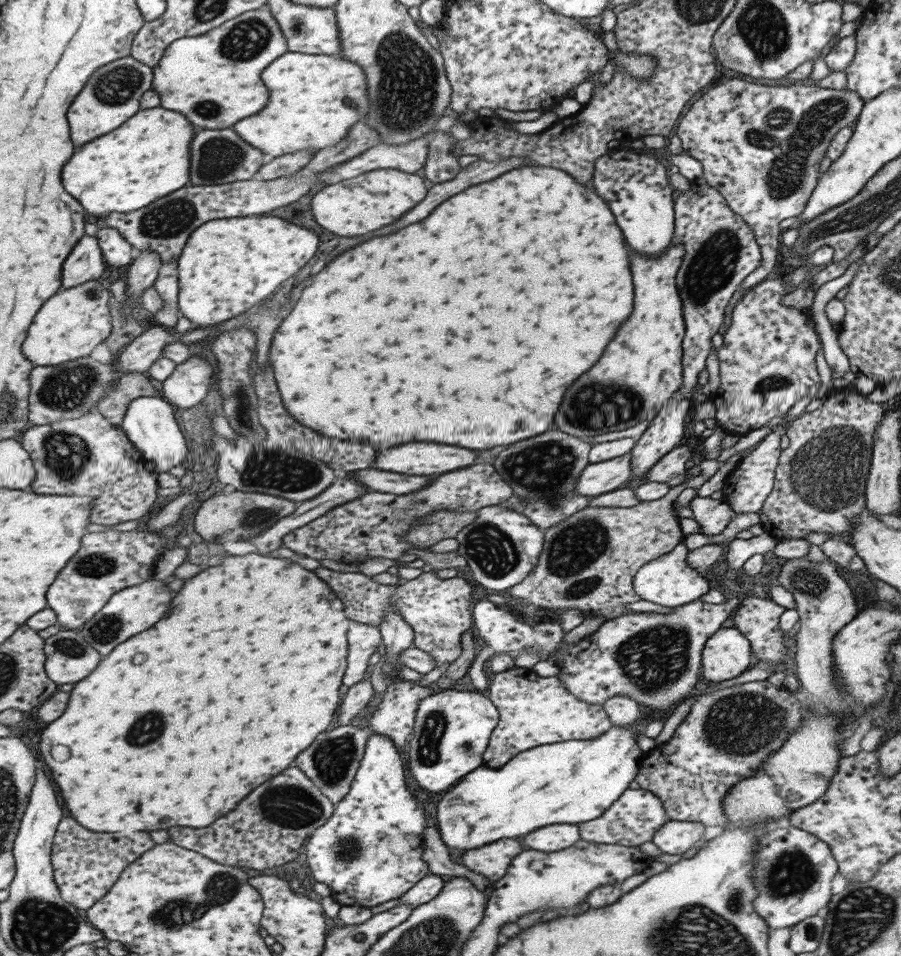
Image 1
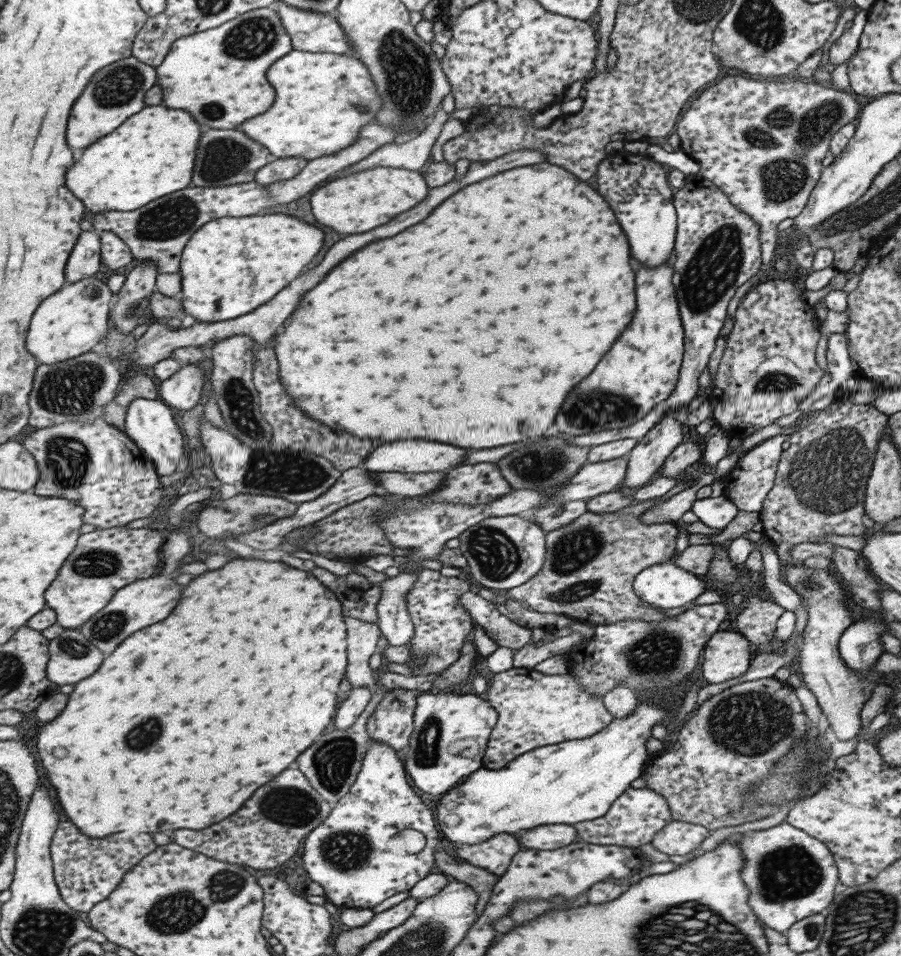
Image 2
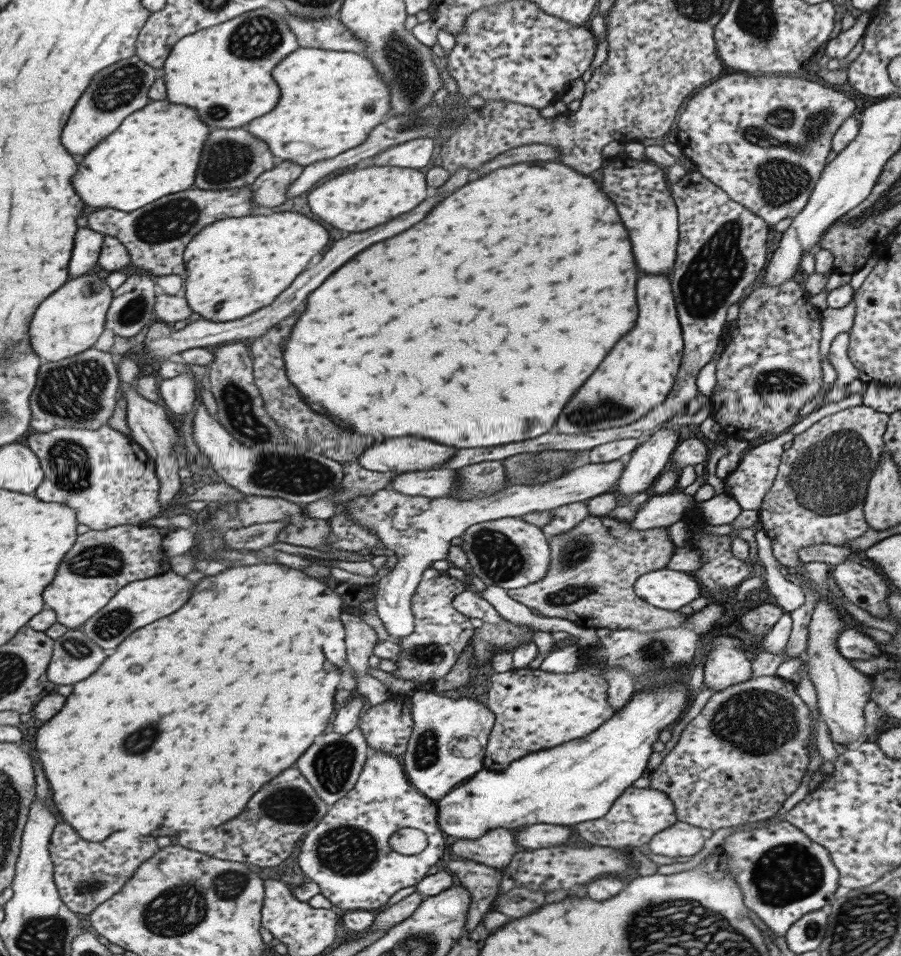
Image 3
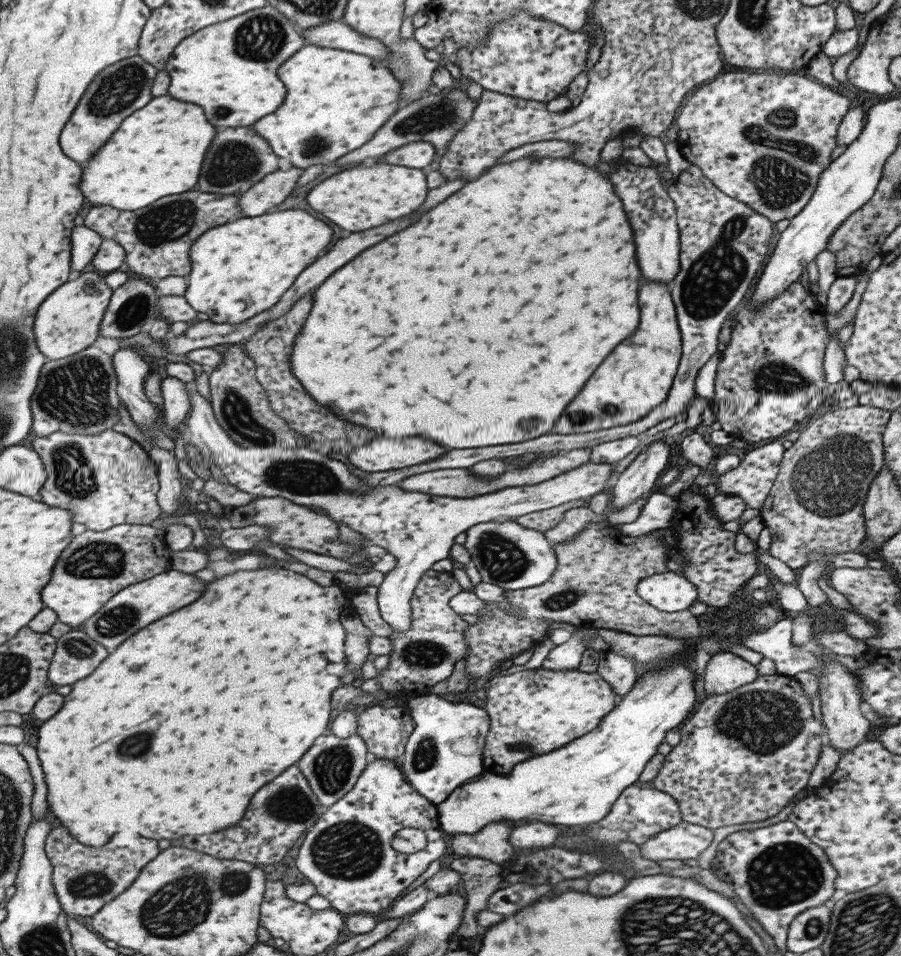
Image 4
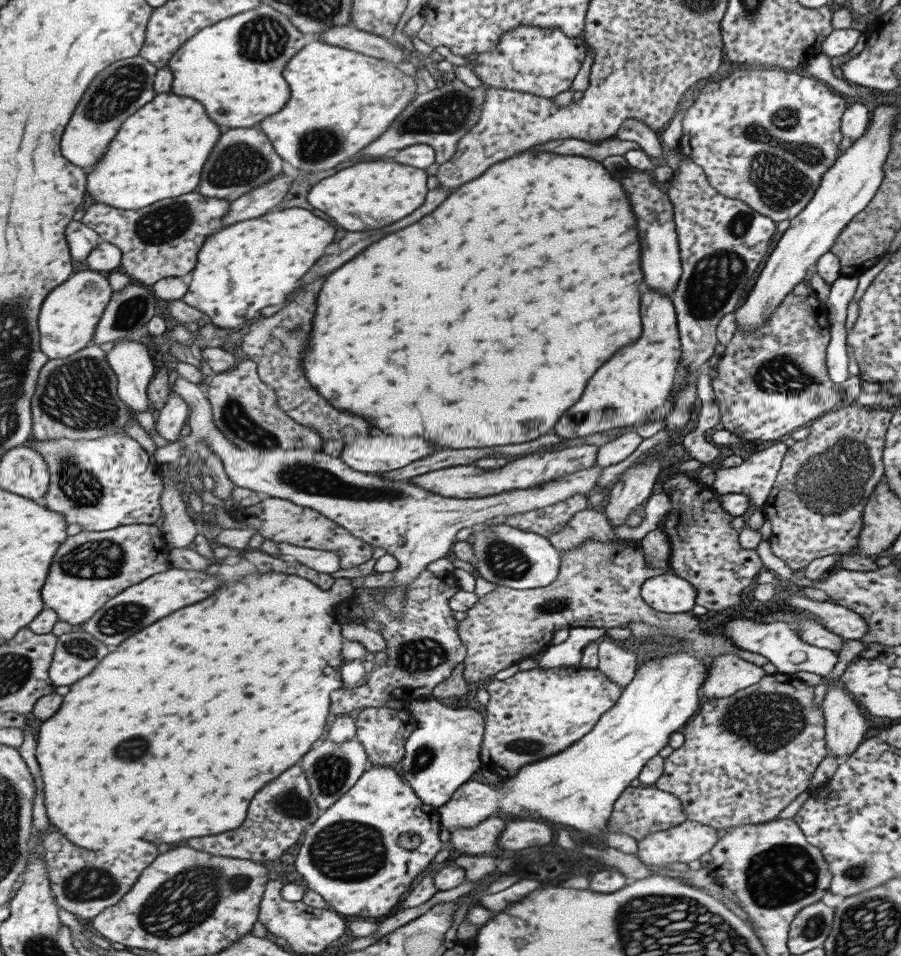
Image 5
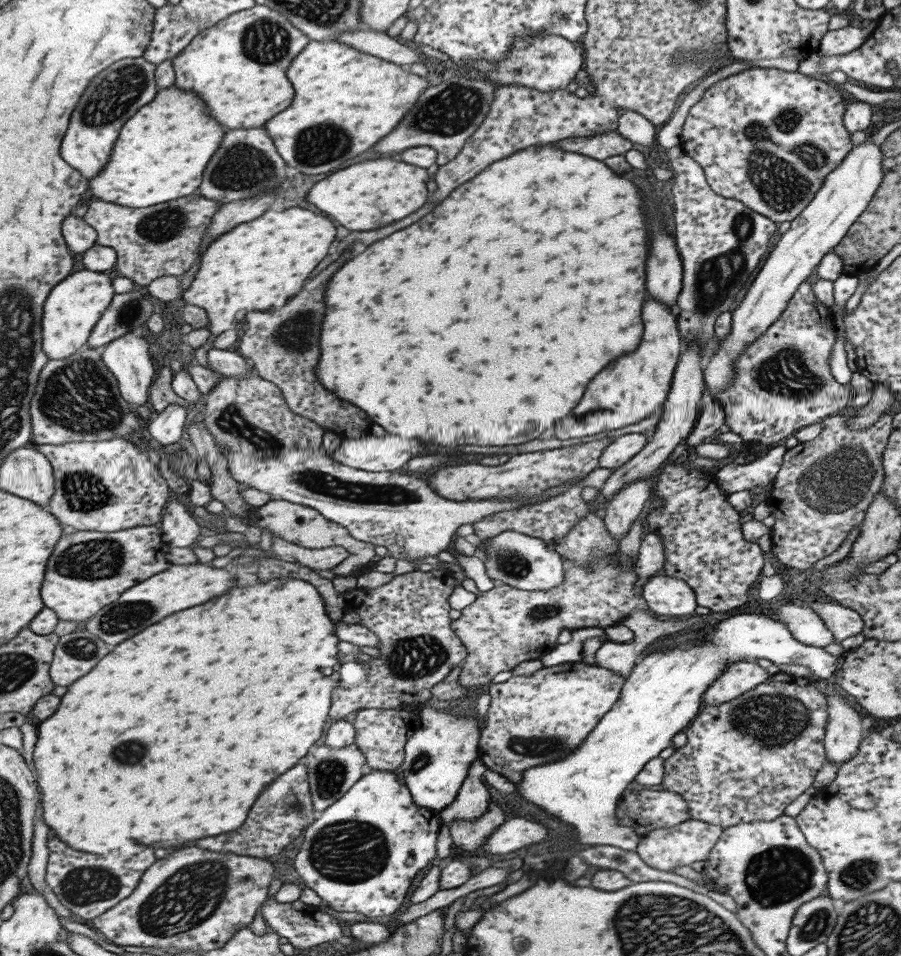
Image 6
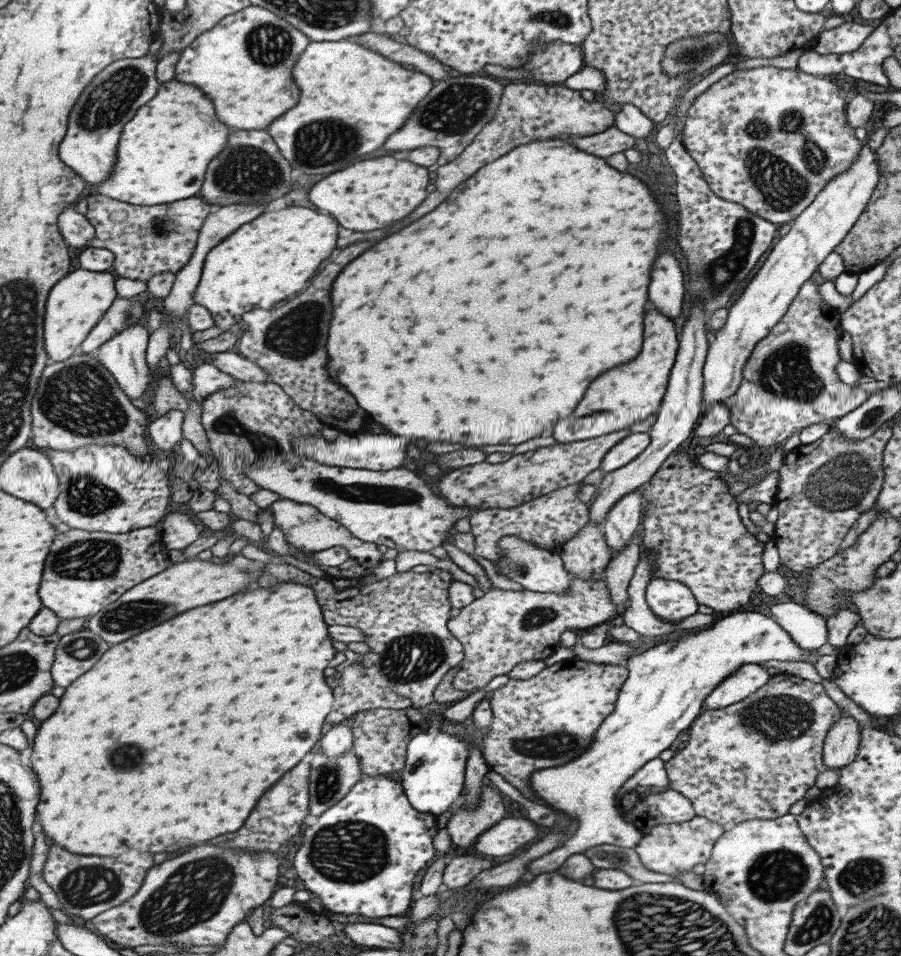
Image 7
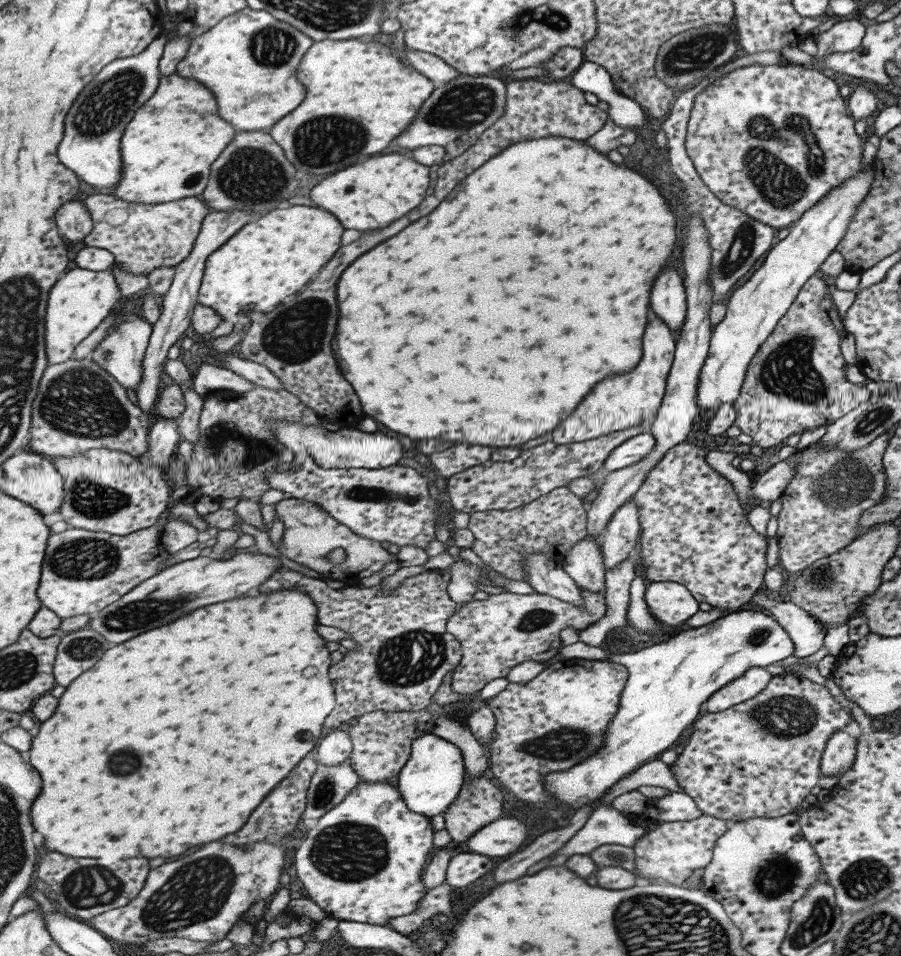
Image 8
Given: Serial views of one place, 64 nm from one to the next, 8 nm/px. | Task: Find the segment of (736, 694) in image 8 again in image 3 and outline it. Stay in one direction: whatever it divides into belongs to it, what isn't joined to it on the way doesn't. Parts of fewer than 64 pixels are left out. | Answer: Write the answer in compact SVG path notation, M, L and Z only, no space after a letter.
M715 635L703 661L702 684L705 688L717 692L749 680L751 667L745 653L740 639Z

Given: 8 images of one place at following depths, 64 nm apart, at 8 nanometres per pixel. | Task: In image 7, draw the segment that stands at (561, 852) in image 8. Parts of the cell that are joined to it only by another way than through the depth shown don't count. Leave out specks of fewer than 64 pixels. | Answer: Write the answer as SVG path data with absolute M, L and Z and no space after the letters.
M738 611L716 618L710 627L695 634L688 633L675 642L661 643L640 654L630 656L625 664L628 675L619 689L614 709L597 727L593 734L595 740L589 743L589 748L575 760L567 761L567 764L531 772L528 784L530 784L530 790L534 792L534 796L545 802L545 806L549 805L549 808L554 811L559 810L568 814L571 819L577 820L577 829L569 839L564 841L562 846L539 856L531 864L527 864L527 868L533 870L535 874L541 874L541 870L543 872L555 870L570 855L584 853L588 848L598 844L612 844L633 849L643 834L638 828L625 822L615 806L615 798L619 796L618 792L624 782L628 780L627 778L633 777L633 774L637 773L637 770L640 770L646 762L658 757L663 750L669 749L671 743L677 738L677 734L685 732L697 718L699 708L702 707L709 691L713 690L721 679L737 670L739 666L747 663L761 665L767 660L803 662L809 654L811 651L797 646L791 640L789 633L781 628L772 617L757 612Z

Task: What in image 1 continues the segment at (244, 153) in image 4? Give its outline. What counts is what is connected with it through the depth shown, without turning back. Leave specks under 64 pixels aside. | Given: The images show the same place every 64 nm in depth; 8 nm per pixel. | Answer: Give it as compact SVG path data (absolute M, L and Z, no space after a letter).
M232 128L199 130L189 142L189 182L197 186L225 184L256 177L263 153L240 139Z

